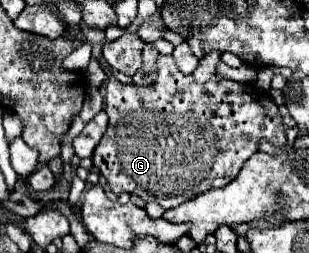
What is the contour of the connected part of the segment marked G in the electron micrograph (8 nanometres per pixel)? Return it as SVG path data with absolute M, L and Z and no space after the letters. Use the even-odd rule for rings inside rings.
M211 52L199 60L193 74L181 74L171 56L157 58L157 80L151 86L127 86L115 78L105 84L105 112L109 114L109 128L103 142L95 148L93 166L105 176L113 194L137 194L143 202L157 202L163 208L175 208L209 188L221 188L237 178L241 166L257 152L261 140L273 146L285 146L285 130L277 104L267 92L253 84L241 84L223 80L215 74L215 66L221 60L219 52Z

